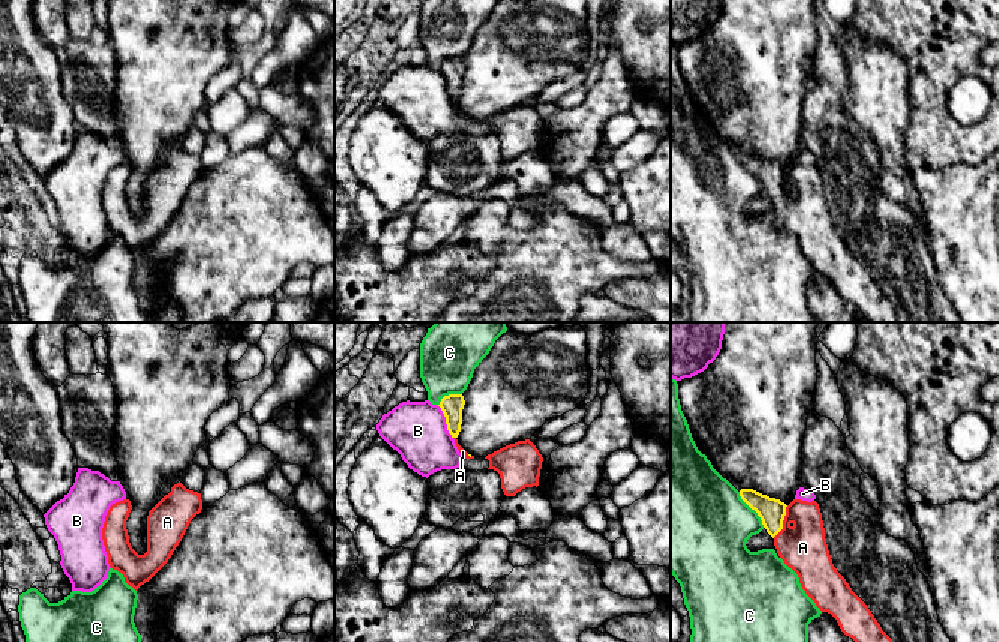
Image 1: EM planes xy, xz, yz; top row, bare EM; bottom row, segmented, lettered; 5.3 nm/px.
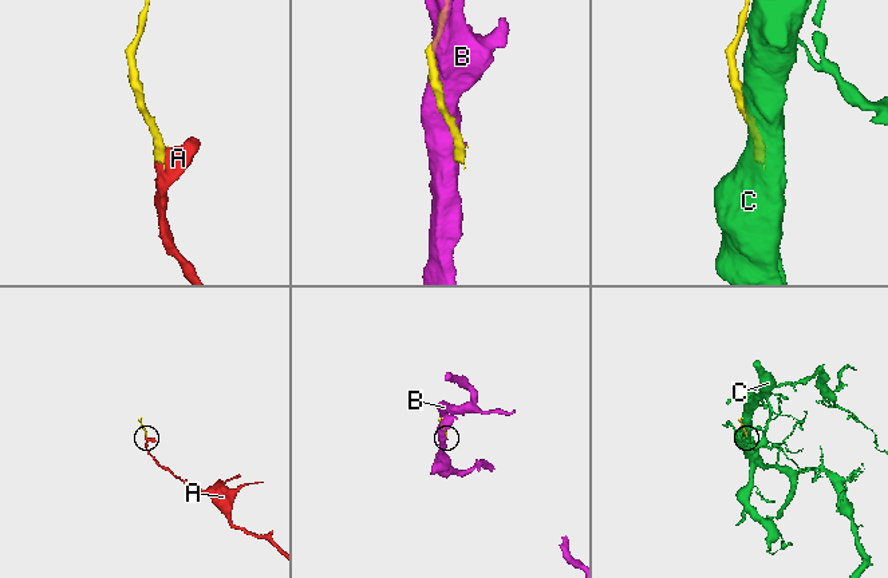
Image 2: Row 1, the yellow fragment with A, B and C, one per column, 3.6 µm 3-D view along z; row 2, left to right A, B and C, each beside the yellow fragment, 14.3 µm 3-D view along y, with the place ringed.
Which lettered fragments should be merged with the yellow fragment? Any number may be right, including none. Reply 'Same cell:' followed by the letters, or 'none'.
Same cell: A

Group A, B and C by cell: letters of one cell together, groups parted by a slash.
A / B / C

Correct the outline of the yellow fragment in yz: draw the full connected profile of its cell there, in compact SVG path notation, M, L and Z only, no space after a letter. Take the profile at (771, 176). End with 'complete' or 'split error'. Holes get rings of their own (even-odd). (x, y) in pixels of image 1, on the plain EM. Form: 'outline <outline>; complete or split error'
outline M741 153L741 164L758 177L766 196L774 202L774 210L784 228L792 232L806 258L822 276L831 278L842 296L852 302L872 322L898 322L892 303L882 294L868 270L852 255L846 243L832 228L822 184L816 165L794 164L789 170L753 153Z; split error

